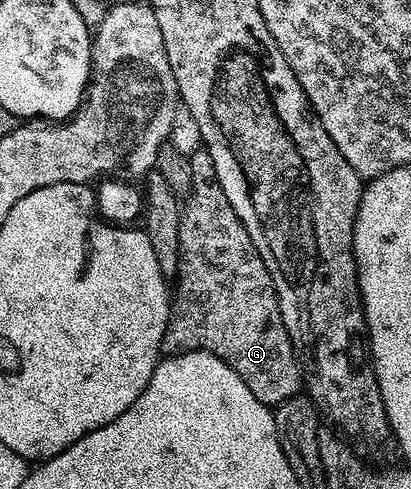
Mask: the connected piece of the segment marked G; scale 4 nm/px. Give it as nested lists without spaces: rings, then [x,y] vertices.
[[[202,149],[189,156],[193,174],[193,190],[189,192],[181,208],[179,221],[179,265],[175,282],[177,291],[171,295],[169,324],[163,333],[161,350],[166,356],[183,355],[186,351],[210,351],[222,359],[266,405],[286,403],[303,387],[303,368],[293,349],[293,342],[279,313],[277,290],[271,281],[271,273],[243,221],[231,209],[227,193],[217,180],[209,152]]]

